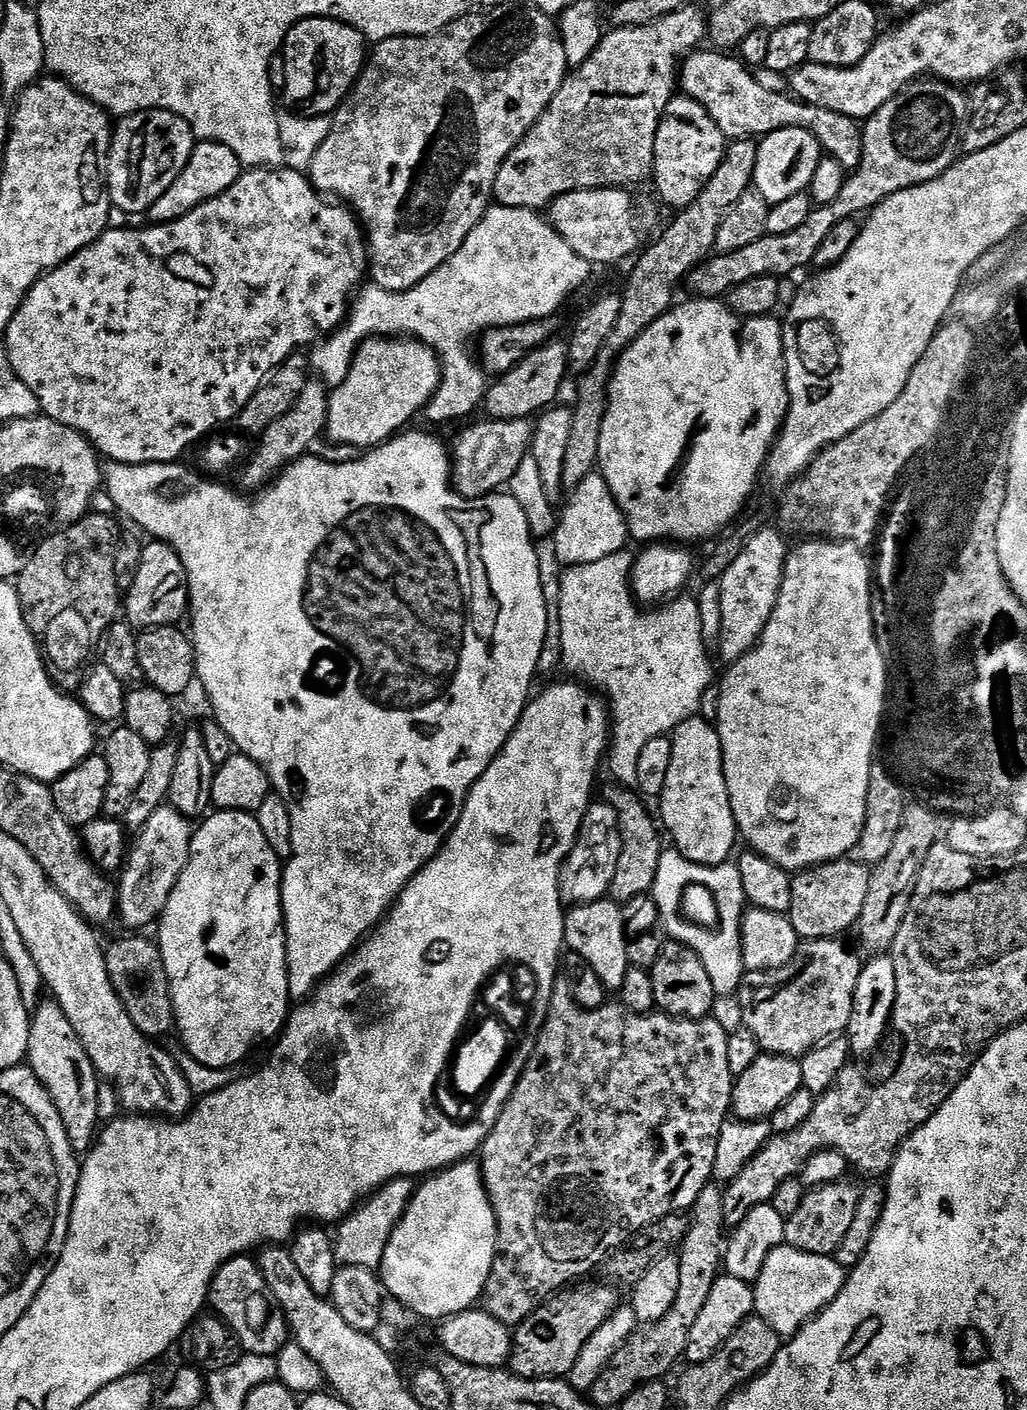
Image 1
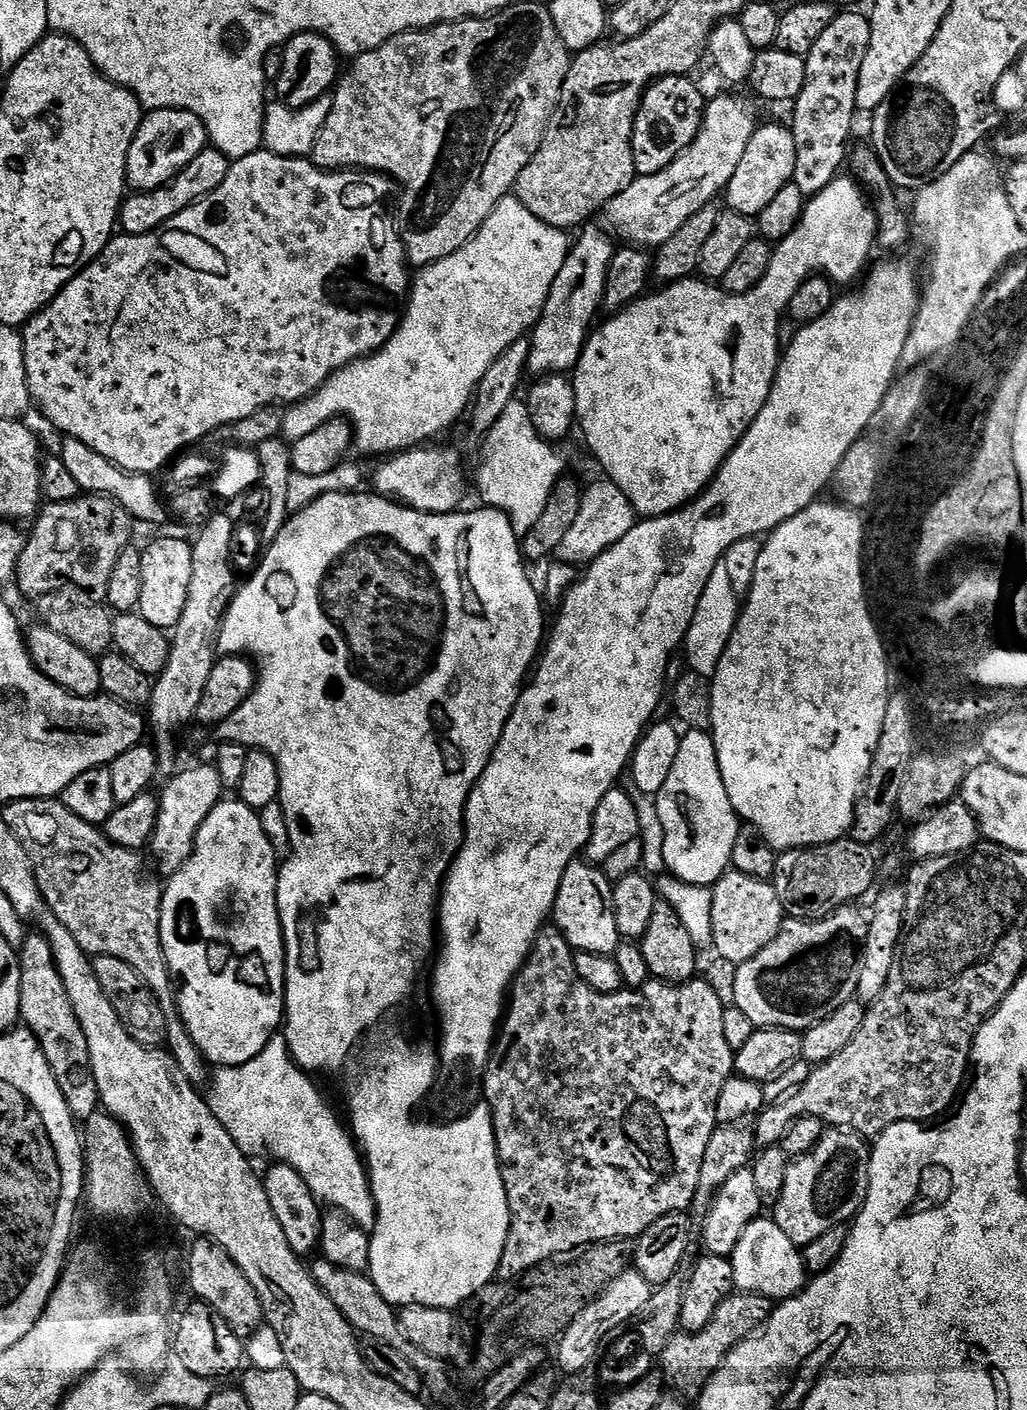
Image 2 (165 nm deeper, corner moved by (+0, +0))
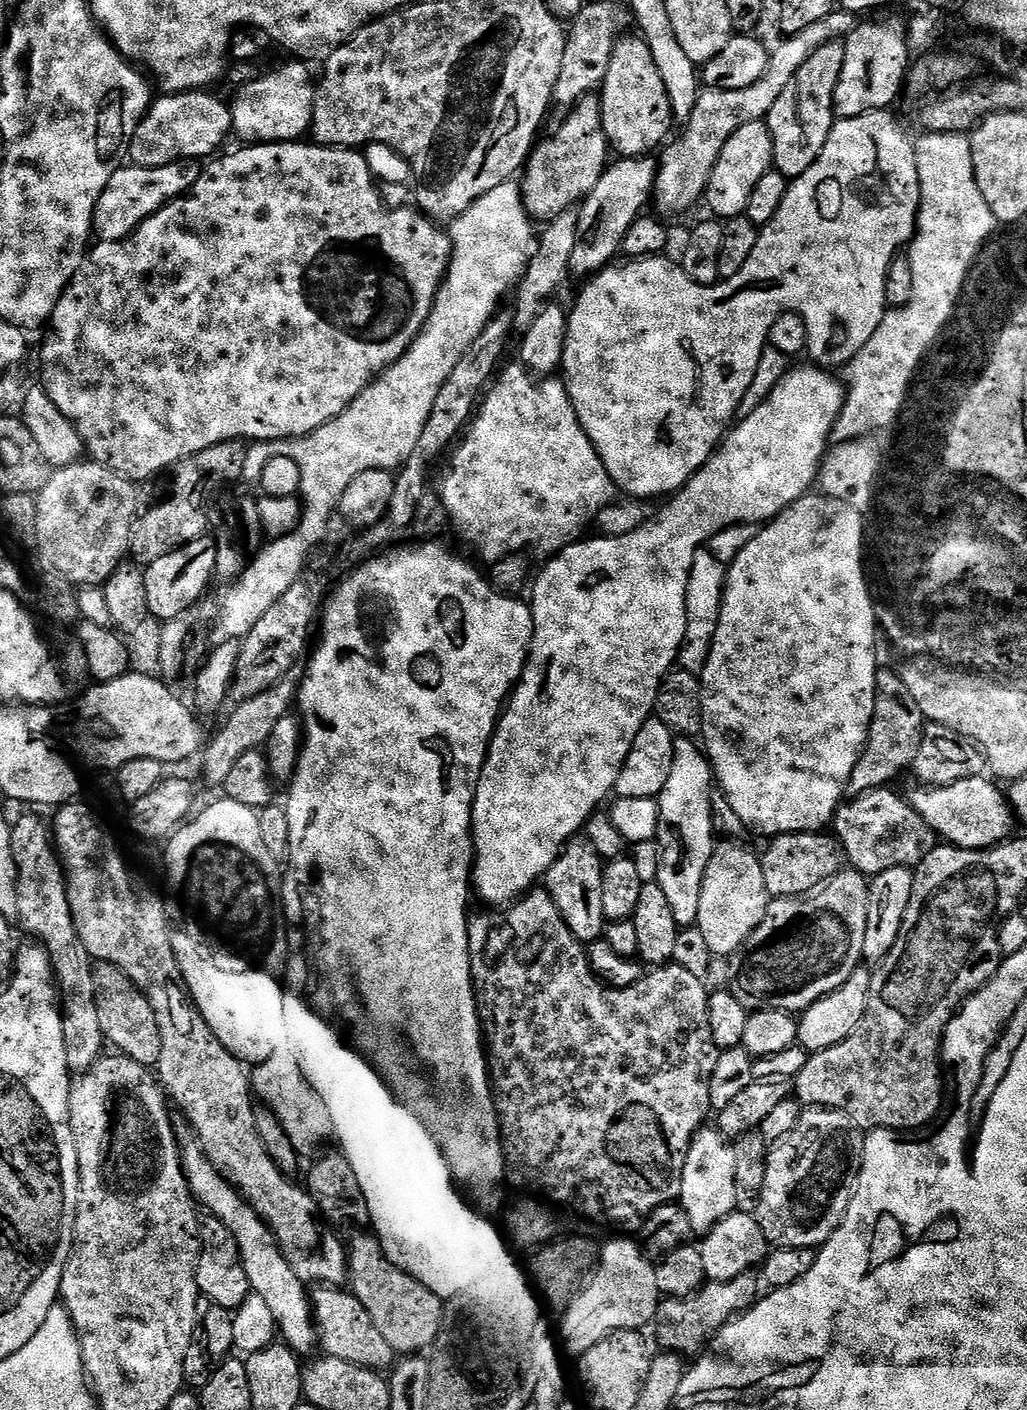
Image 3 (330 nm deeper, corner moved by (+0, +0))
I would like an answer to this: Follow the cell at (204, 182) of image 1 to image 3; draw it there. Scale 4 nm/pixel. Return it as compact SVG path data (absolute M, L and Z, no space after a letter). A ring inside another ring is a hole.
M188 162L171 164L165 168L125 167L104 192L97 208L95 227L101 241L127 240L152 216L169 204L189 195L201 183L199 167Z

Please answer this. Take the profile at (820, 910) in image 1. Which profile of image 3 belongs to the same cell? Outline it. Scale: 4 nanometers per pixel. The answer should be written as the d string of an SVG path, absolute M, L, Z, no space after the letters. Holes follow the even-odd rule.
M827 831L791 832L773 836L767 841L768 849L762 852L762 872L766 874L766 886L773 897L806 894L838 874L846 864L843 845L835 835Z

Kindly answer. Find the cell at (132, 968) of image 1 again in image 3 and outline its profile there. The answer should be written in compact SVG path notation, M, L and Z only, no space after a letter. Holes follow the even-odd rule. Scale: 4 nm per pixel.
M93 963L90 968L90 991L92 1001L96 1004L98 1026L105 1041L112 1044L117 1053L129 1056L134 1062L145 1066L155 1065L160 1053L160 1031L156 1025L148 998L139 991L127 976L124 976L114 966Z

